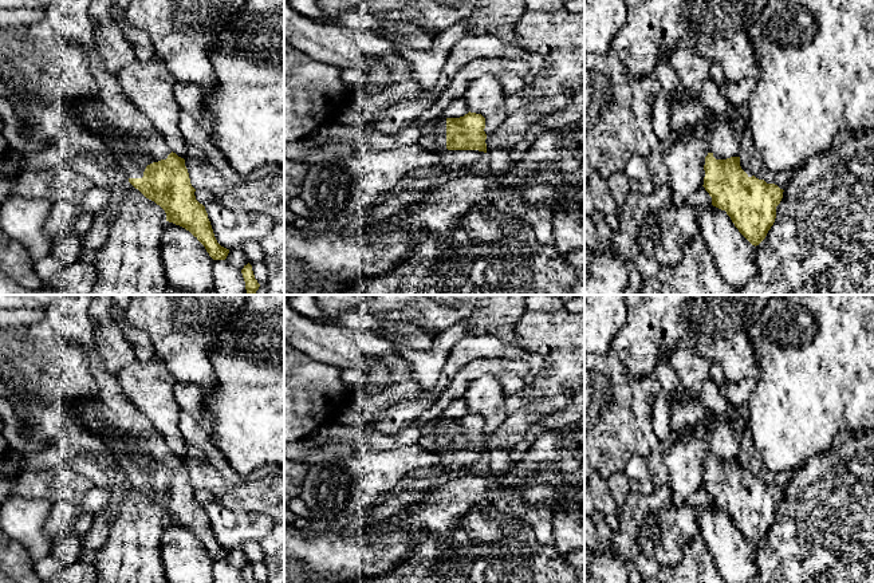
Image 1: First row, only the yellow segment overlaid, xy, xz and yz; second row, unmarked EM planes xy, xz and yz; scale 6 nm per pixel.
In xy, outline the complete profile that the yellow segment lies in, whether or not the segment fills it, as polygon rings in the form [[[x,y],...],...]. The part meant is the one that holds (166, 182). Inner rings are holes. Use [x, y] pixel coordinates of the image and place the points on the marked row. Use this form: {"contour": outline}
{"contour": [[[97,47],[86,48],[86,55],[97,76],[98,94],[75,105],[78,118],[102,138],[109,157],[119,165],[129,182],[165,210],[166,221],[189,231],[213,260],[225,260],[229,249],[217,243],[205,206],[196,200],[185,159],[170,150],[149,118],[125,96],[114,75],[106,70]]]}

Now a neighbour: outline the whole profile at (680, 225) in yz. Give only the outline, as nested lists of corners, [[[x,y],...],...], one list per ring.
[[[664,206],[645,216],[635,237],[639,252],[661,265],[677,264],[686,244],[700,236],[698,216],[709,206]]]

